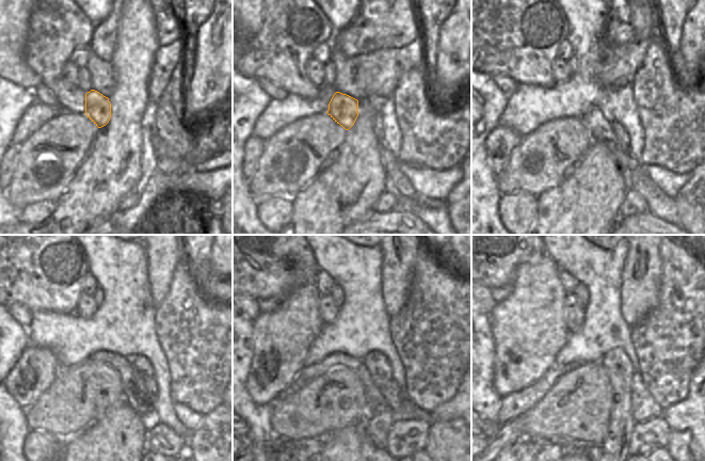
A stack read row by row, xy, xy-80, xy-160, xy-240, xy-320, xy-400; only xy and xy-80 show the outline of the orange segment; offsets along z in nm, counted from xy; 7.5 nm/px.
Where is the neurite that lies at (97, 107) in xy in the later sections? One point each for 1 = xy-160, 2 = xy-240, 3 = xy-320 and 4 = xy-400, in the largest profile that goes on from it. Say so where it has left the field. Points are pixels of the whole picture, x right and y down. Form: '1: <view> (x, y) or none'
1: xy-160 (594, 121)
2: xy-240 (149, 383)
3: xy-320 (395, 398)
4: xy-400 (644, 408)

